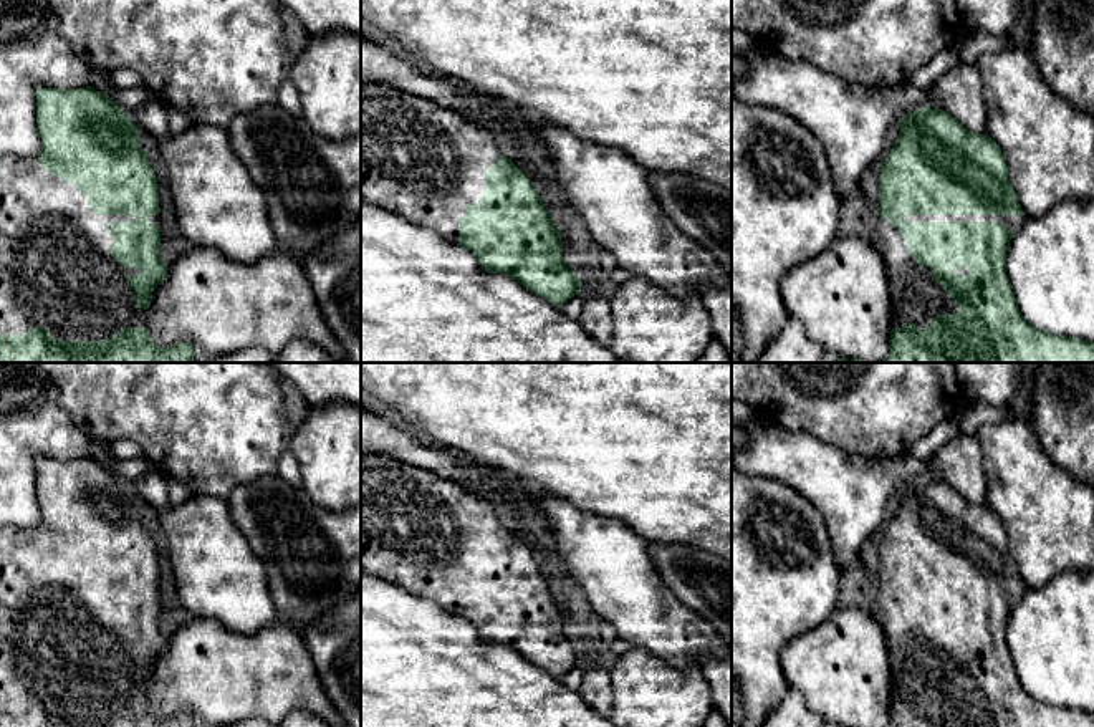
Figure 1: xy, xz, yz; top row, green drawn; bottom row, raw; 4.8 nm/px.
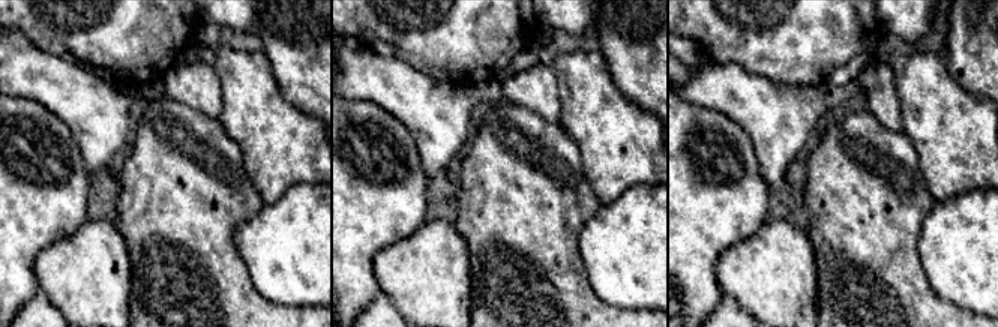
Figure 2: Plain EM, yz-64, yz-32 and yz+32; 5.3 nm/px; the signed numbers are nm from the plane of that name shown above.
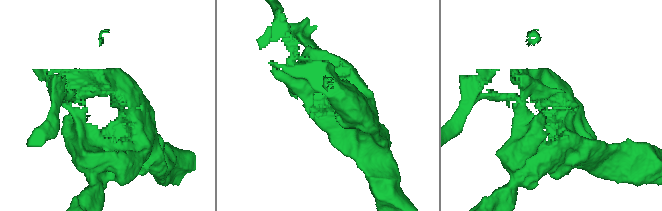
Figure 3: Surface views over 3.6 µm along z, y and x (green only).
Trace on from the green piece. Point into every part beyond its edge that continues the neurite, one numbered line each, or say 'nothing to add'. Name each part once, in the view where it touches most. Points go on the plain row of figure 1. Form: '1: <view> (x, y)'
1: xy (57, 643)

